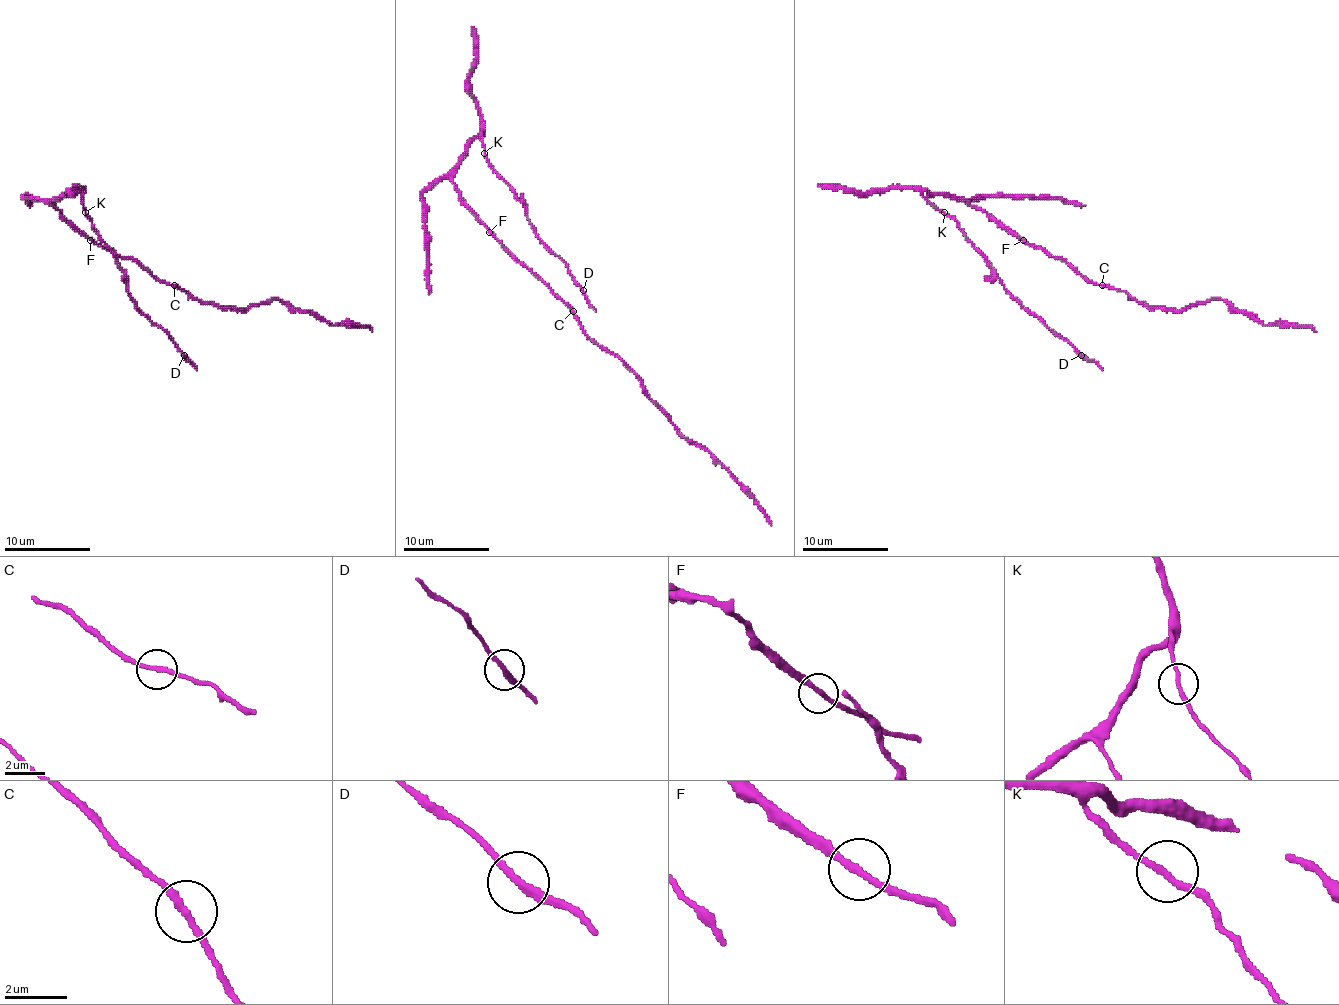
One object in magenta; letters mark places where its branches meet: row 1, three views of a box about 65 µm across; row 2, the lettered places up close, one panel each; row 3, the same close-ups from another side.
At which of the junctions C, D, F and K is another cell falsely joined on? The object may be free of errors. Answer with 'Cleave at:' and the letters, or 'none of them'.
Cleave at: C

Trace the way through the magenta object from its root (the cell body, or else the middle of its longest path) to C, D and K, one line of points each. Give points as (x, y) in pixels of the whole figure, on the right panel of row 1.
C: (1025, 242), (1053, 257), (1062, 257), (1083, 276), (1102, 285)
D: (1025, 242), (965, 201), (929, 195), (925, 190), (923, 193), (957, 222), (1000, 282), (1081, 355)
K: (1025, 242), (965, 201), (929, 195), (925, 190), (923, 193), (944, 212)

